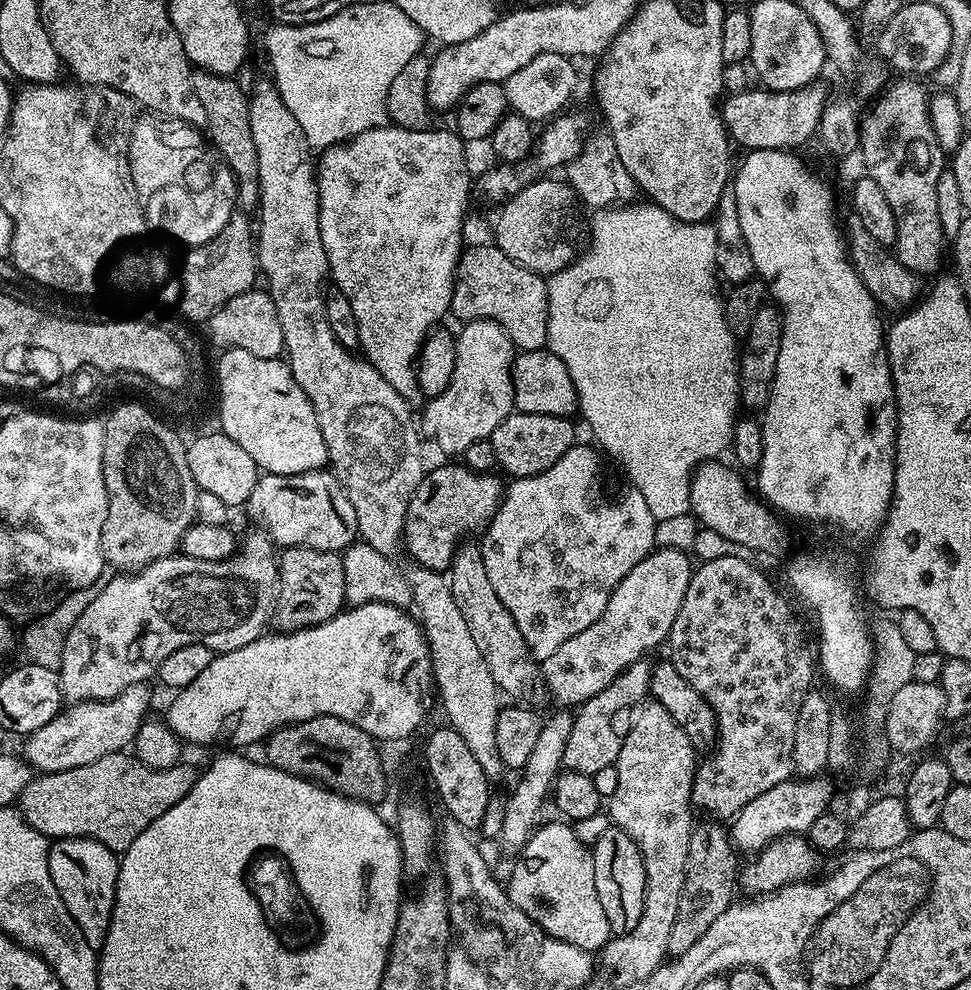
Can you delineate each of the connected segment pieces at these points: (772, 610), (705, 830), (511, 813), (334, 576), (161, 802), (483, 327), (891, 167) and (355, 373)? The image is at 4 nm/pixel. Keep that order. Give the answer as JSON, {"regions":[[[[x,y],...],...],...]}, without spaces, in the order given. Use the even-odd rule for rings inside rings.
{"regions":[[[[724,557],[715,558],[714,561],[703,561],[692,573],[690,586],[686,586],[686,598],[682,598],[678,618],[674,618],[672,633],[669,634],[666,641],[667,647],[672,647],[670,663],[678,670],[678,674],[682,674],[682,678],[686,678],[686,682],[690,682],[690,686],[694,686],[694,690],[698,690],[698,694],[702,694],[702,698],[706,698],[706,702],[710,702],[716,715],[718,725],[718,743],[714,748],[716,761],[713,764],[701,763],[699,765],[692,787],[693,809],[700,811],[701,808],[702,811],[709,812],[712,815],[709,817],[712,818],[735,817],[736,813],[741,812],[747,804],[754,802],[754,798],[758,798],[758,794],[766,794],[766,790],[770,790],[770,786],[778,786],[778,782],[793,779],[792,755],[794,754],[794,732],[798,727],[798,710],[802,706],[802,698],[806,698],[806,694],[813,691],[812,675],[817,675],[818,672],[818,664],[814,659],[814,648],[808,645],[808,636],[804,633],[803,622],[796,617],[796,612],[788,605],[787,598],[767,578],[768,576],[763,571],[740,558]]],[[[708,822],[695,829],[690,838],[690,854],[686,862],[686,882],[682,882],[682,902],[678,902],[678,918],[670,934],[669,953],[681,956],[733,904],[738,892],[738,853],[732,843],[729,829],[723,823]]],[[[568,710],[556,711],[560,712],[554,713],[552,717],[549,715],[545,719],[542,734],[538,734],[538,743],[534,746],[534,751],[530,754],[526,766],[519,769],[517,776],[520,777],[517,778],[516,785],[513,786],[512,793],[509,794],[508,801],[504,804],[504,817],[500,820],[500,844],[512,854],[519,854],[526,841],[536,831],[538,821],[541,819],[539,818],[540,811],[543,810],[547,800],[549,803],[556,778],[562,771],[564,751],[566,742],[570,738],[574,716]]],[[[285,548],[278,556],[280,565],[280,593],[276,596],[274,624],[279,631],[297,632],[318,626],[334,618],[345,607],[346,574],[344,557],[339,552]]],[[[131,751],[115,752],[114,754],[102,754],[102,758],[97,758],[95,762],[86,762],[86,766],[74,766],[74,770],[58,770],[57,772],[42,772],[33,775],[32,780],[22,790],[18,801],[18,811],[24,817],[24,821],[34,830],[38,830],[43,836],[51,838],[53,841],[64,840],[67,836],[85,836],[91,840],[102,842],[102,846],[109,848],[111,852],[123,854],[162,814],[172,811],[172,807],[194,786],[198,779],[198,768],[187,762],[181,762],[170,766],[170,770],[154,770],[147,768],[138,757]]],[[[469,320],[456,336],[454,378],[442,394],[431,397],[424,408],[422,432],[445,452],[445,457],[459,457],[473,442],[487,440],[507,416],[514,411],[512,364],[518,349],[495,320]]],[[[896,78],[887,85],[880,105],[860,120],[859,159],[864,159],[863,171],[886,194],[890,210],[894,210],[896,219],[896,242],[894,255],[902,266],[917,274],[936,272],[940,268],[940,259],[946,256],[946,237],[942,230],[942,218],[938,214],[938,178],[946,170],[946,153],[938,142],[932,125],[932,115],[928,109],[930,92],[923,88],[916,78]]],[[[268,78],[258,81],[253,88],[250,88],[248,109],[250,110],[250,134],[254,134],[254,150],[258,150],[258,178],[260,179],[260,198],[258,201],[258,213],[260,212],[260,228],[258,224],[258,234],[260,230],[260,241],[255,241],[254,247],[256,249],[259,271],[262,273],[263,279],[264,276],[268,279],[266,291],[268,295],[272,297],[274,306],[278,310],[278,320],[282,322],[286,363],[288,367],[292,369],[298,386],[302,386],[306,398],[310,398],[310,402],[314,406],[314,414],[318,418],[318,426],[322,430],[322,438],[328,447],[328,464],[330,465],[331,471],[336,473],[336,476],[340,480],[340,485],[344,487],[344,493],[347,494],[350,498],[350,502],[354,505],[354,514],[358,514],[359,539],[365,544],[374,546],[374,550],[378,550],[378,554],[395,560],[398,570],[402,570],[402,578],[406,578],[406,582],[410,582],[410,594],[412,595],[414,612],[418,617],[420,627],[424,630],[424,637],[428,640],[428,649],[432,655],[434,688],[438,693],[438,704],[440,700],[441,706],[444,707],[444,716],[448,719],[445,720],[447,727],[454,729],[458,734],[462,734],[462,739],[466,741],[466,747],[472,751],[474,758],[477,759],[478,766],[482,766],[482,770],[488,776],[489,781],[496,782],[496,779],[498,779],[500,775],[505,775],[506,769],[502,758],[498,758],[498,745],[494,739],[494,725],[498,723],[498,714],[502,707],[502,701],[499,700],[501,697],[498,695],[494,678],[490,674],[490,666],[486,666],[486,658],[482,658],[482,650],[478,650],[478,645],[475,644],[474,638],[470,635],[470,626],[466,626],[466,618],[462,618],[462,610],[458,610],[458,602],[454,602],[454,590],[452,589],[451,579],[449,579],[444,572],[435,572],[434,569],[422,566],[418,561],[413,560],[411,556],[405,554],[404,523],[406,522],[406,510],[408,509],[410,498],[418,490],[418,486],[422,482],[426,471],[424,452],[420,449],[422,436],[418,431],[417,421],[416,424],[412,421],[412,412],[408,409],[411,408],[409,401],[404,400],[402,394],[398,394],[398,390],[394,390],[394,386],[390,386],[390,382],[386,382],[386,378],[382,378],[382,374],[378,374],[378,370],[374,370],[367,360],[361,358],[355,351],[344,348],[342,342],[338,342],[338,338],[334,338],[334,330],[330,330],[330,322],[326,322],[326,302],[324,298],[326,295],[326,281],[329,279],[330,273],[328,271],[326,250],[322,246],[322,230],[320,229],[320,191],[316,185],[318,164],[314,159],[314,149],[306,142],[306,134],[302,134],[302,126],[298,126],[298,118],[294,118],[294,114],[290,114],[286,102],[282,102],[282,94],[276,89],[275,83]]]]}

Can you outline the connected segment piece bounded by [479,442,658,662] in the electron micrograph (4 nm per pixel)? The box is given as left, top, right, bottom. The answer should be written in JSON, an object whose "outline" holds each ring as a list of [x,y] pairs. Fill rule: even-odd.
{"outline":[[[577,442],[550,470],[513,479],[512,484],[505,487],[504,498],[479,541],[482,562],[486,562],[486,575],[490,577],[490,586],[494,586],[494,594],[502,598],[502,606],[510,610],[518,630],[522,630],[522,638],[526,638],[528,649],[540,662],[554,654],[562,642],[574,638],[574,634],[582,634],[590,622],[598,622],[602,610],[606,610],[606,602],[610,602],[610,594],[614,594],[630,570],[657,547],[658,521],[650,514],[642,494],[628,490],[617,500],[600,497],[600,475],[604,468],[600,465],[601,453],[593,448]]]}

